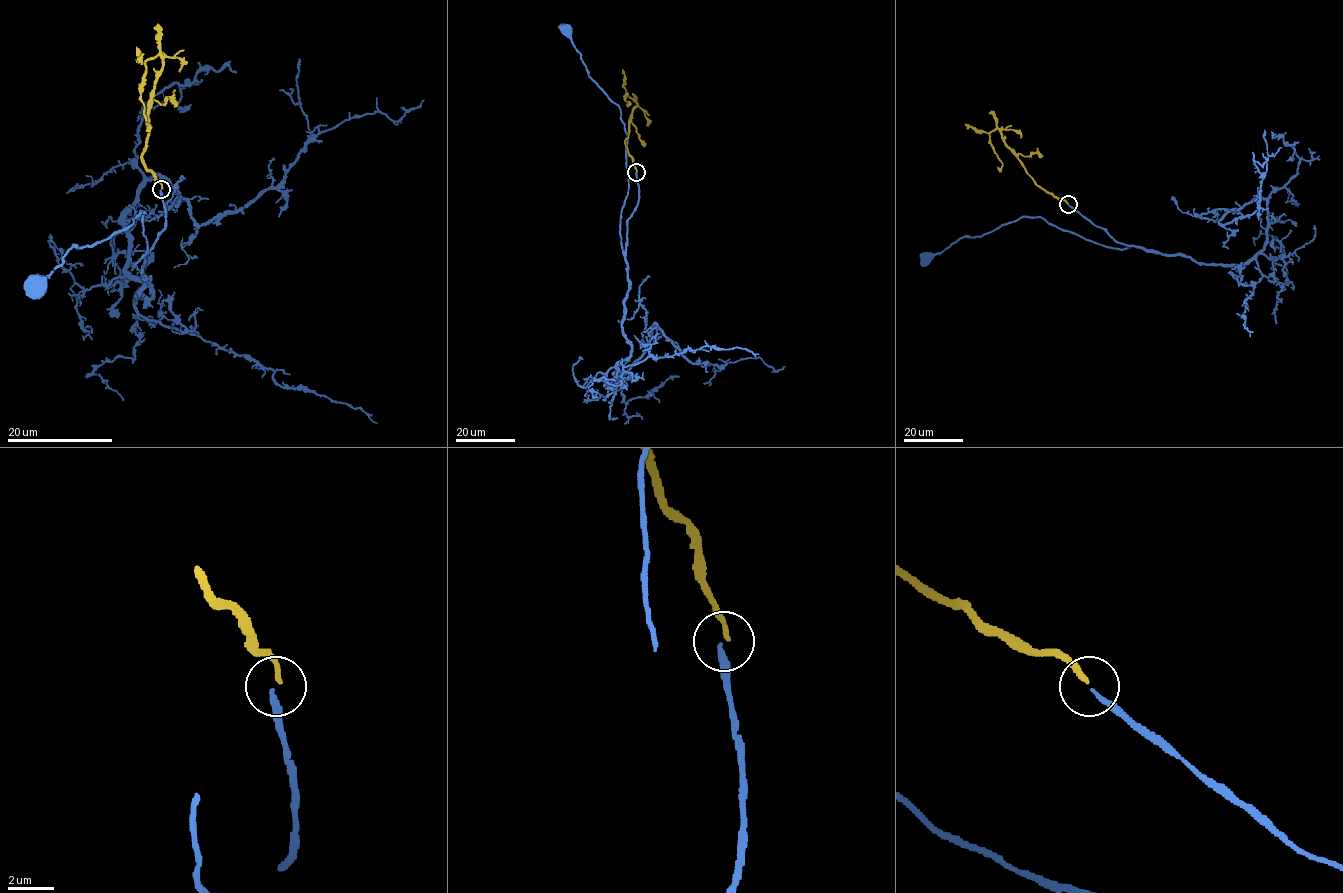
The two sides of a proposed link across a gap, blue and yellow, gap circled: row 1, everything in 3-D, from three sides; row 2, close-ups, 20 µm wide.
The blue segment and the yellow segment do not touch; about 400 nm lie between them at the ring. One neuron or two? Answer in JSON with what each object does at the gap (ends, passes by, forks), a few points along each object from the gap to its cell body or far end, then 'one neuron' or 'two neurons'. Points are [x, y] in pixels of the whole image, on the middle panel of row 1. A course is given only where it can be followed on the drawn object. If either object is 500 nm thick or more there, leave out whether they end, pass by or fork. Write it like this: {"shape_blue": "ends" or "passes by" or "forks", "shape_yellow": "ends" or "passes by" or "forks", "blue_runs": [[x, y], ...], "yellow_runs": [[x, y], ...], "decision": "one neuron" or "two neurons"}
{"shape_blue": "ends", "shape_yellow": "ends", "blue_runs": [[636, 172], [639, 200], [627, 220], [624, 256], [627, 133], [620, 108], [589, 75], [564, 29]], "yellow_runs": [[636, 171], [625, 141], [630, 116], [637, 105], [627, 93], [624, 96], [627, 106], [627, 101]], "decision": "one neuron"}

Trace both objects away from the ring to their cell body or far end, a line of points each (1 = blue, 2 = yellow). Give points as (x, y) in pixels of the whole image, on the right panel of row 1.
1: (1068, 204), (1118, 242), (1152, 250), (1108, 247), (1040, 217), (1021, 217), (982, 235), (962, 237), (925, 258)
2: (1067, 203), (1037, 184), (997, 128), (989, 133), (992, 148), (1002, 164), (997, 167)

